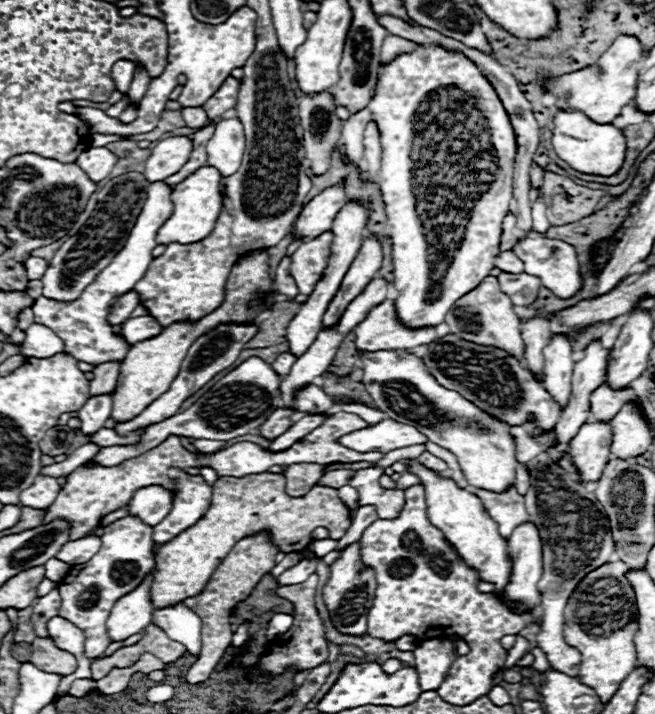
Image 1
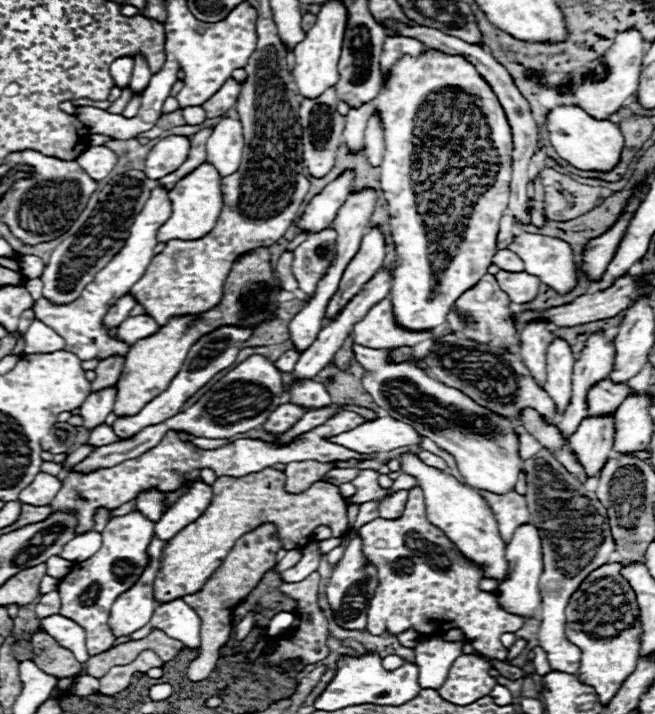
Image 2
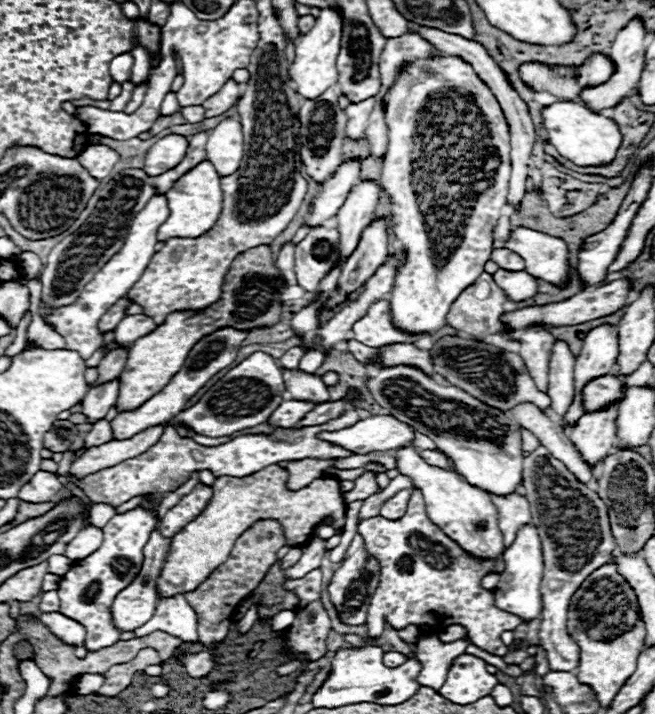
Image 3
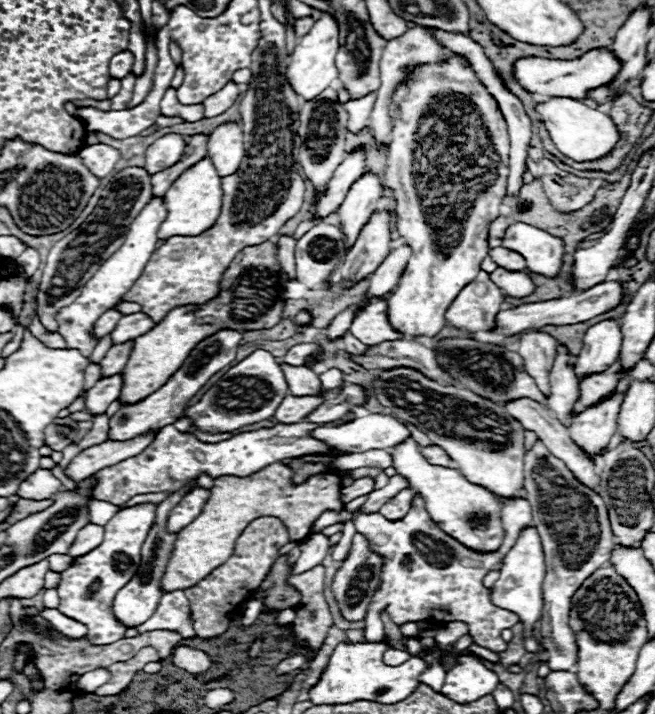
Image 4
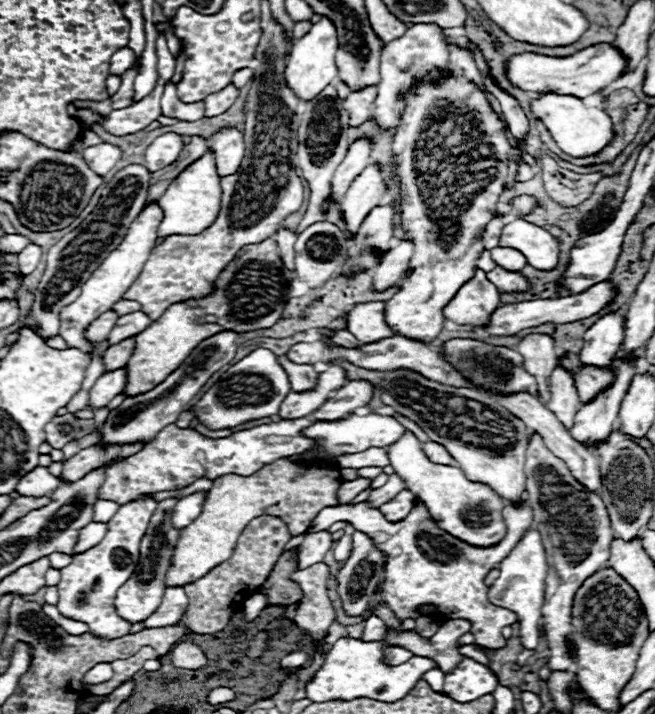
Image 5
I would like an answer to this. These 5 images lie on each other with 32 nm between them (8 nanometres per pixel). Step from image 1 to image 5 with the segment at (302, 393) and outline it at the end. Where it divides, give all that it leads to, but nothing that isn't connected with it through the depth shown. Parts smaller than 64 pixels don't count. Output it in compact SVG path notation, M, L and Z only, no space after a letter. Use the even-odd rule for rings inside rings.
M286 354L278 356L278 360L280 360L280 364L284 364L284 368L288 372L288 378L292 382L292 390L302 392L302 390L314 388L316 380L318 380L318 374L316 374L312 364L296 364L296 362L288 360Z

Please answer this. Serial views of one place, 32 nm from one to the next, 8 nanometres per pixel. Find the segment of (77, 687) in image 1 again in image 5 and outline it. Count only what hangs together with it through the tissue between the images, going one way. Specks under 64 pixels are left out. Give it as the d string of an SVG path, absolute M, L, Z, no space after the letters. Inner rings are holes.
M96 664L86 676L84 676L84 682L90 682L90 684L96 684L96 682L106 682L114 676L114 670L112 670L112 664Z

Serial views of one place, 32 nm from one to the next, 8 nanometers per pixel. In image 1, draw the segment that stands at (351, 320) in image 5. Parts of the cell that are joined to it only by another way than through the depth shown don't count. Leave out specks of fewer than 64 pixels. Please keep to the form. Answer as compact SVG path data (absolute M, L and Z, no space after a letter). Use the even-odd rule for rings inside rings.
M384 300L354 328L356 346L362 350L410 350L418 344L434 342L436 328L406 328L396 318L394 302Z

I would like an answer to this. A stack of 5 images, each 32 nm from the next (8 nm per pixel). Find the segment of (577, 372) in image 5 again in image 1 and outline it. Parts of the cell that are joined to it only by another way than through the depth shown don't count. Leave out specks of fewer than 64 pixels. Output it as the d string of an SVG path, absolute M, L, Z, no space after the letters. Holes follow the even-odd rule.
M604 382L590 396L590 416L594 420L612 420L616 416L616 412L622 408L622 404L626 404L628 400L634 400L634 398L636 398L636 394L632 388L614 390L612 386L608 386Z

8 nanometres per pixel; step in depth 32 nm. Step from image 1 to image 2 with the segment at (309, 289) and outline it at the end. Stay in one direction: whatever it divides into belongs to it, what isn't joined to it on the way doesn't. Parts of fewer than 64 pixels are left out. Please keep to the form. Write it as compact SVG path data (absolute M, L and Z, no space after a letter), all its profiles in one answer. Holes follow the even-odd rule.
M324 228L320 232L308 234L308 238L294 250L292 272L298 280L298 288L306 294L312 294L330 268L332 258L336 256L336 230Z

